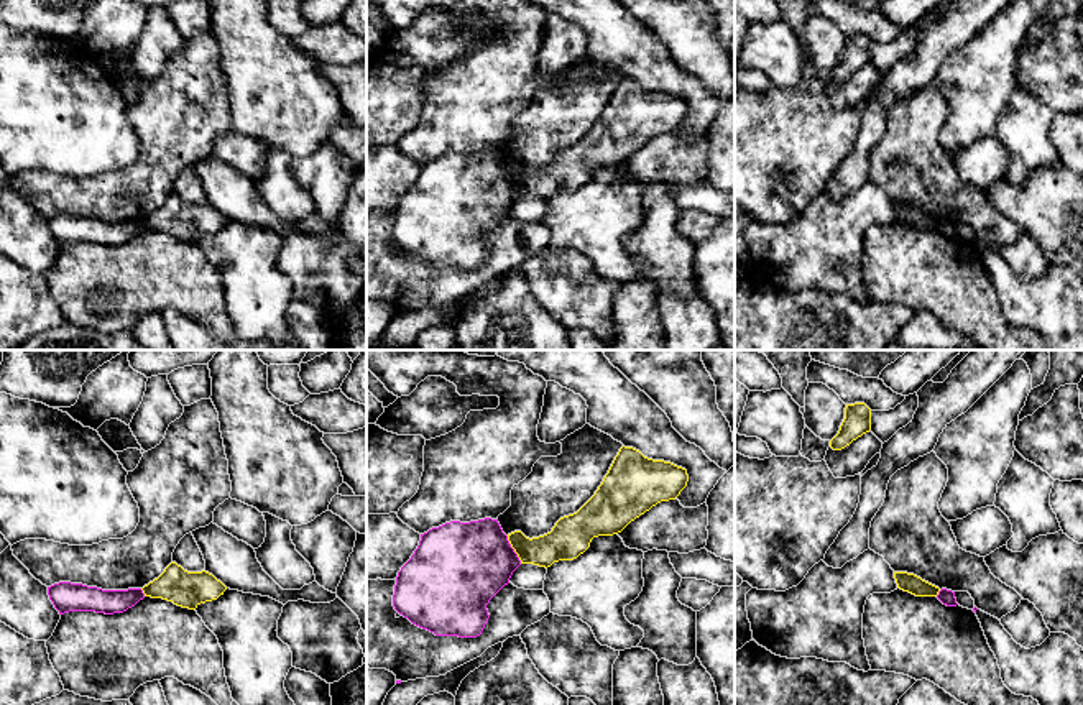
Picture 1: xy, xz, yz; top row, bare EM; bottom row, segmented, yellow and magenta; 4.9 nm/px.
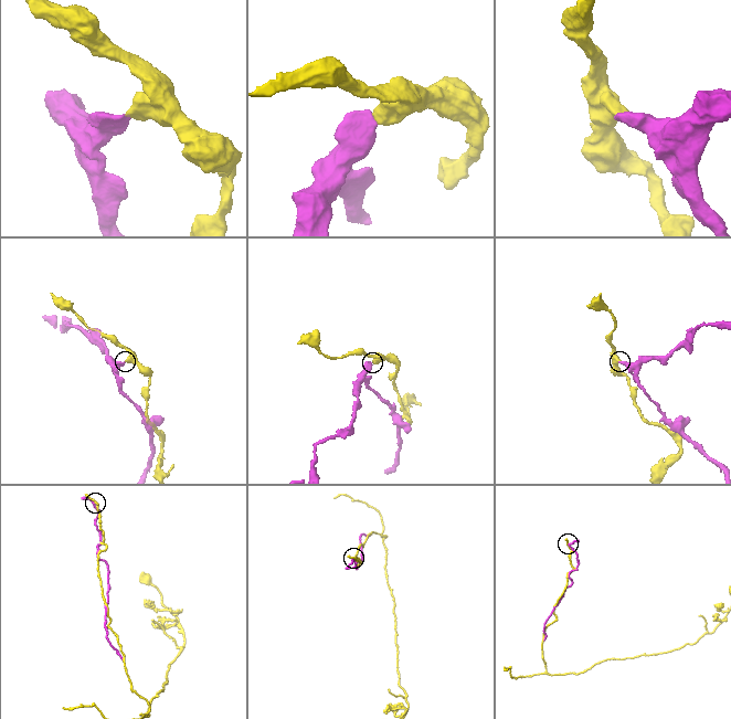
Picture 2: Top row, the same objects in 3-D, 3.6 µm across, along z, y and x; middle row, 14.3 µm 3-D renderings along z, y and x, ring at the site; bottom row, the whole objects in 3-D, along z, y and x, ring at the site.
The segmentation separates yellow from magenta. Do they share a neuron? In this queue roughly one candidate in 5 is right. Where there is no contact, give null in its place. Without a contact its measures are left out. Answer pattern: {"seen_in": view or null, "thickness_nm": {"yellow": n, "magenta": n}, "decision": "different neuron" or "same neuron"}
{"seen_in": "xz", "thickness_nm": {"yellow": 180, "magenta": 420}, "decision": "different neuron"}

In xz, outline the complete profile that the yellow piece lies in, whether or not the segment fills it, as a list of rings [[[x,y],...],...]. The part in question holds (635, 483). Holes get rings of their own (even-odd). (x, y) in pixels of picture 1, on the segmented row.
[[[623,445],[595,495],[577,513],[560,518],[544,536],[529,539],[521,531],[514,531],[508,534],[508,541],[521,564],[547,569],[559,560],[574,560],[590,547],[593,537],[618,534],[657,503],[675,500],[687,482],[685,468],[647,458],[639,450]]]

